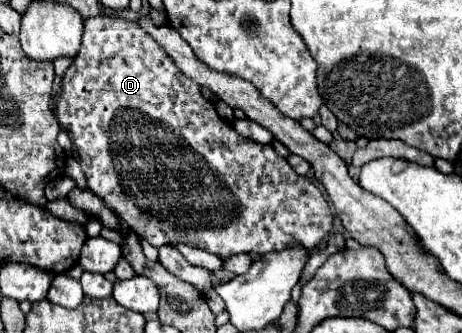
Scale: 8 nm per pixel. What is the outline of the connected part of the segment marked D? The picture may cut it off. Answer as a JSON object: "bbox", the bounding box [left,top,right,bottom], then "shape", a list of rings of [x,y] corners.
{"bbox":[56,17,332,259],"shape":[[[90,17],[84,21],[84,39],[80,45],[80,53],[74,57],[74,63],[66,71],[62,79],[62,93],[56,101],[56,119],[60,127],[72,137],[72,143],[78,153],[78,163],[82,171],[86,173],[88,187],[110,207],[118,213],[120,219],[124,219],[130,229],[144,237],[154,247],[170,245],[170,243],[186,243],[190,247],[200,247],[204,251],[210,251],[218,255],[220,259],[228,259],[238,253],[270,253],[280,251],[282,247],[302,243],[306,249],[316,249],[320,243],[332,233],[332,211],[328,203],[324,201],[322,193],[316,189],[316,185],[294,173],[294,169],[288,165],[284,157],[280,157],[270,145],[260,145],[250,139],[244,139],[234,131],[234,127],[224,121],[218,113],[212,101],[206,99],[200,93],[200,85],[192,83],[174,63],[164,55],[164,49],[146,33],[136,27],[136,21],[124,19],[124,17]]]}

